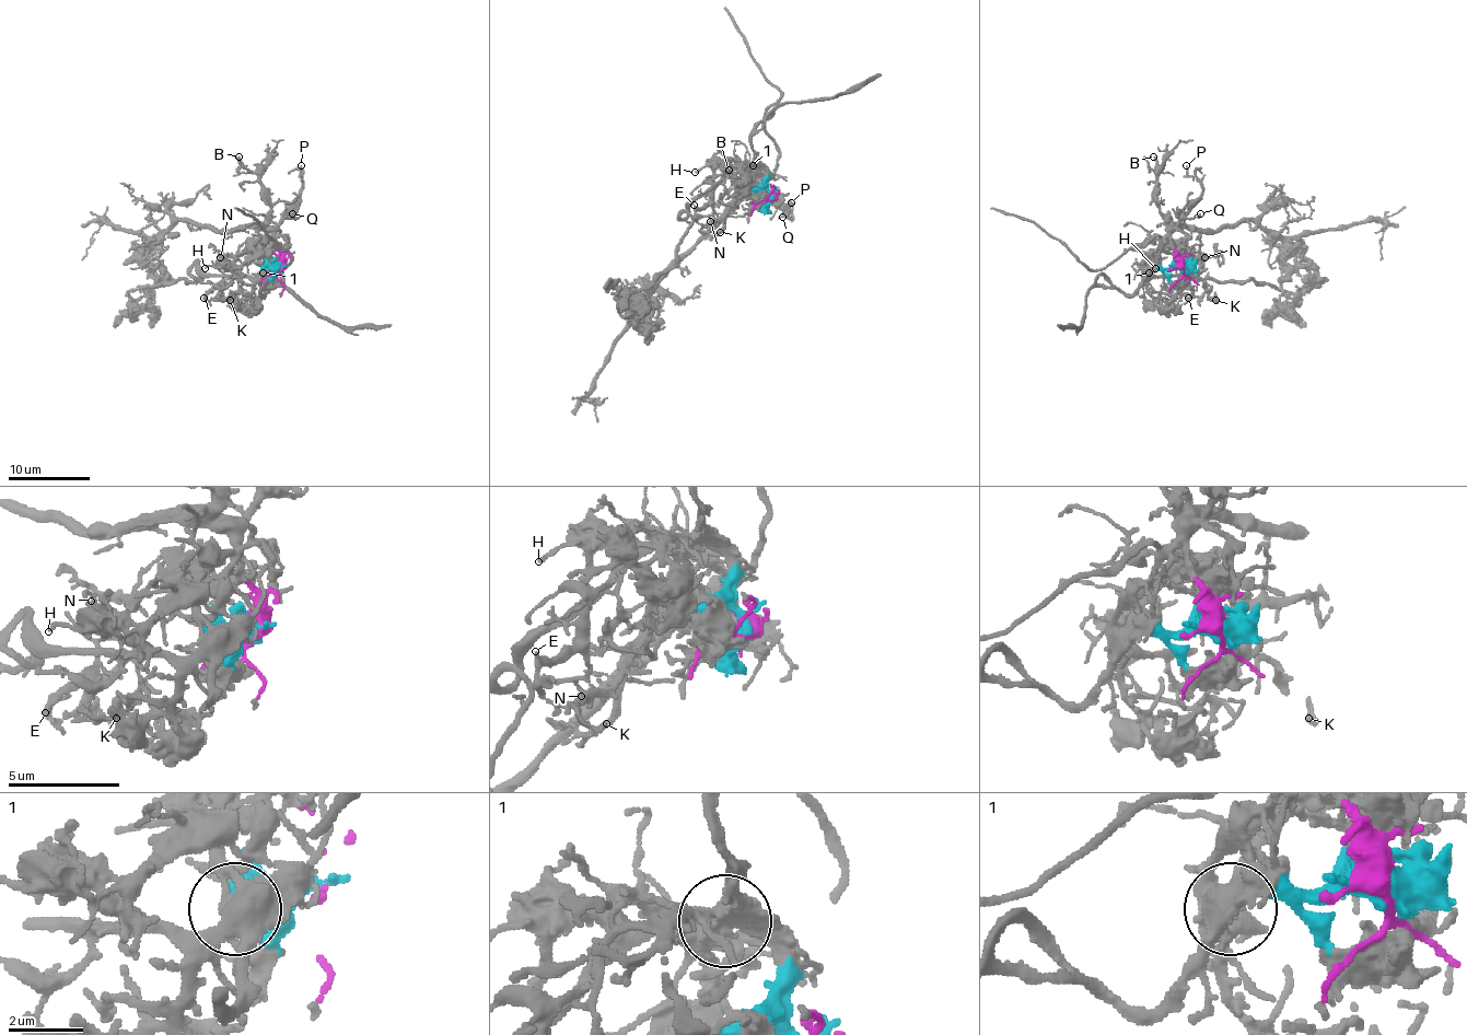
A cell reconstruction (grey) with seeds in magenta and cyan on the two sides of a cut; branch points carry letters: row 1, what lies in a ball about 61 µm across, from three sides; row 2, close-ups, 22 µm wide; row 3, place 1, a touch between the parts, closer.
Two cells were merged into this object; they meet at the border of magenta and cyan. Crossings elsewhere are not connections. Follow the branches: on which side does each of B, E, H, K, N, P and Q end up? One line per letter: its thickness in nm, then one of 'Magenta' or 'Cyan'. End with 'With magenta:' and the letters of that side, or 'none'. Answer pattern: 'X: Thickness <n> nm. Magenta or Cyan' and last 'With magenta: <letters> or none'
B: Thickness 160 nm. Magenta
E: Thickness 240 nm. Cyan
H: Thickness 180 nm. Cyan
K: Thickness 190 nm. Cyan
N: Thickness 130 nm. Cyan
P: Thickness 140 nm. Magenta
Q: Thickness 130 nm. Magenta
With magenta: B, P, Q

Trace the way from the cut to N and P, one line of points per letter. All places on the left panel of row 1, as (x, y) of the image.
N: (278, 271), (234, 278), (224, 286), (220, 257)
P: (278, 271), (281, 251), (276, 245), (276, 229), (281, 214), (300, 192), (300, 165)

